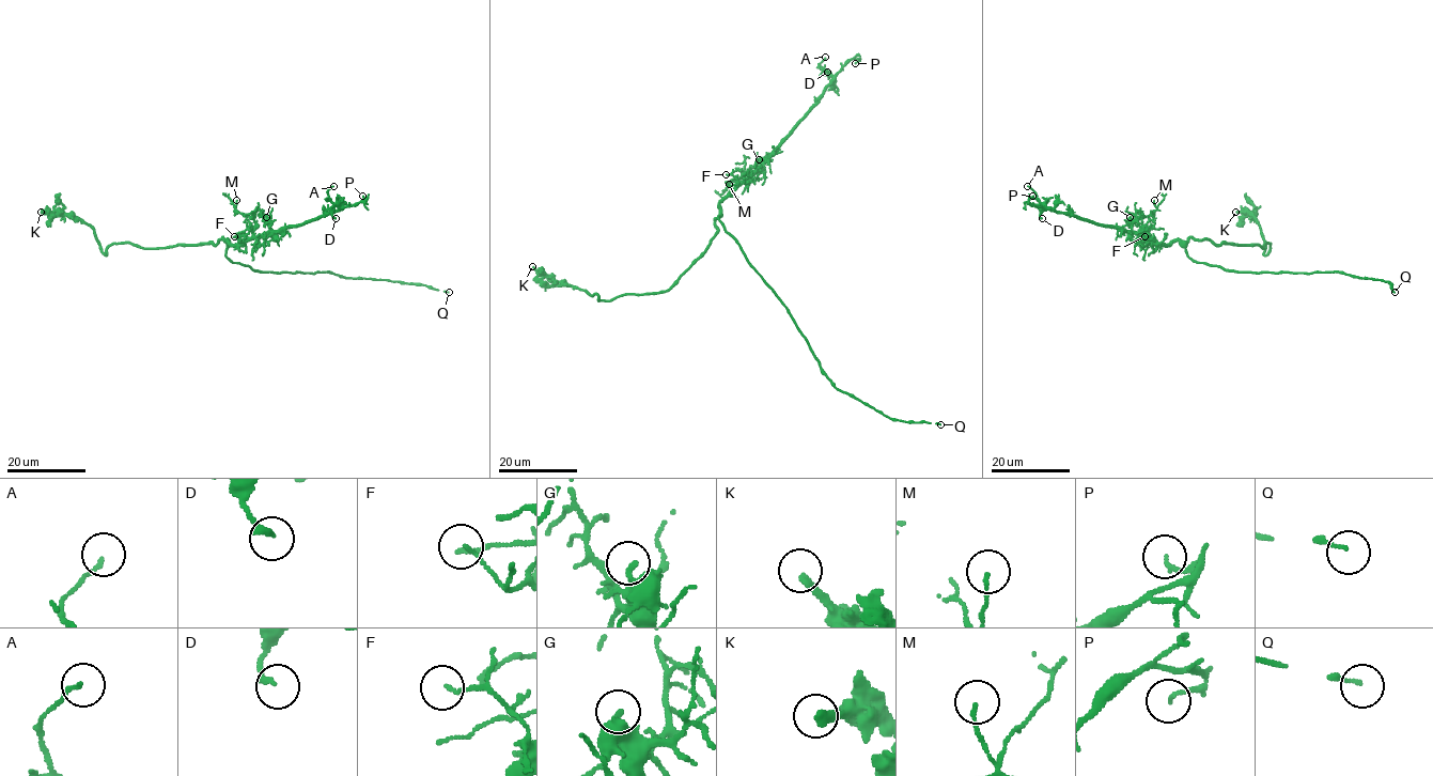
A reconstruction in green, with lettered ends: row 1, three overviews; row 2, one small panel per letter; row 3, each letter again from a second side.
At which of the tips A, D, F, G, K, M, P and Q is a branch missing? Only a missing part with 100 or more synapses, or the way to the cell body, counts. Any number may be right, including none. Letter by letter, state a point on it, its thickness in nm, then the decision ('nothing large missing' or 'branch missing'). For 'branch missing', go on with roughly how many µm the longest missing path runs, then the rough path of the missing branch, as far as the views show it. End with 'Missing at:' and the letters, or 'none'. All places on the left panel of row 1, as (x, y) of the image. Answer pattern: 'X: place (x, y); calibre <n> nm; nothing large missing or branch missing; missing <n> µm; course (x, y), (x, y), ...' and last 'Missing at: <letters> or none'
A: place (333, 186); calibre 110 nm; nothing large missing
D: place (336, 218); calibre 220 nm; nothing large missing
F: place (234, 236); calibre 100 nm; nothing large missing
G: place (266, 217); calibre 280 nm; nothing large missing
K: place (41, 212); calibre 280 nm; nothing large missing
M: place (236, 200); calibre 120 nm; nothing large missing
P: place (362, 196); calibre 120 nm; nothing large missing
Q: place (449, 292); calibre 110 nm; branch missing; missing 20 µm
Missing at: Q

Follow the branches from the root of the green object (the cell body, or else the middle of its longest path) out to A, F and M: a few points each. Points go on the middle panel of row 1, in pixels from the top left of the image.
A: (729, 233), (718, 219), (720, 203), (770, 155), (815, 103), (832, 78), (820, 64), (825, 57)
F: (729, 233), (718, 219), (720, 202), (737, 181), (726, 174)
M: (729, 233), (718, 219), (720, 203), (745, 179), (732, 182), (728, 187), (729, 184)

